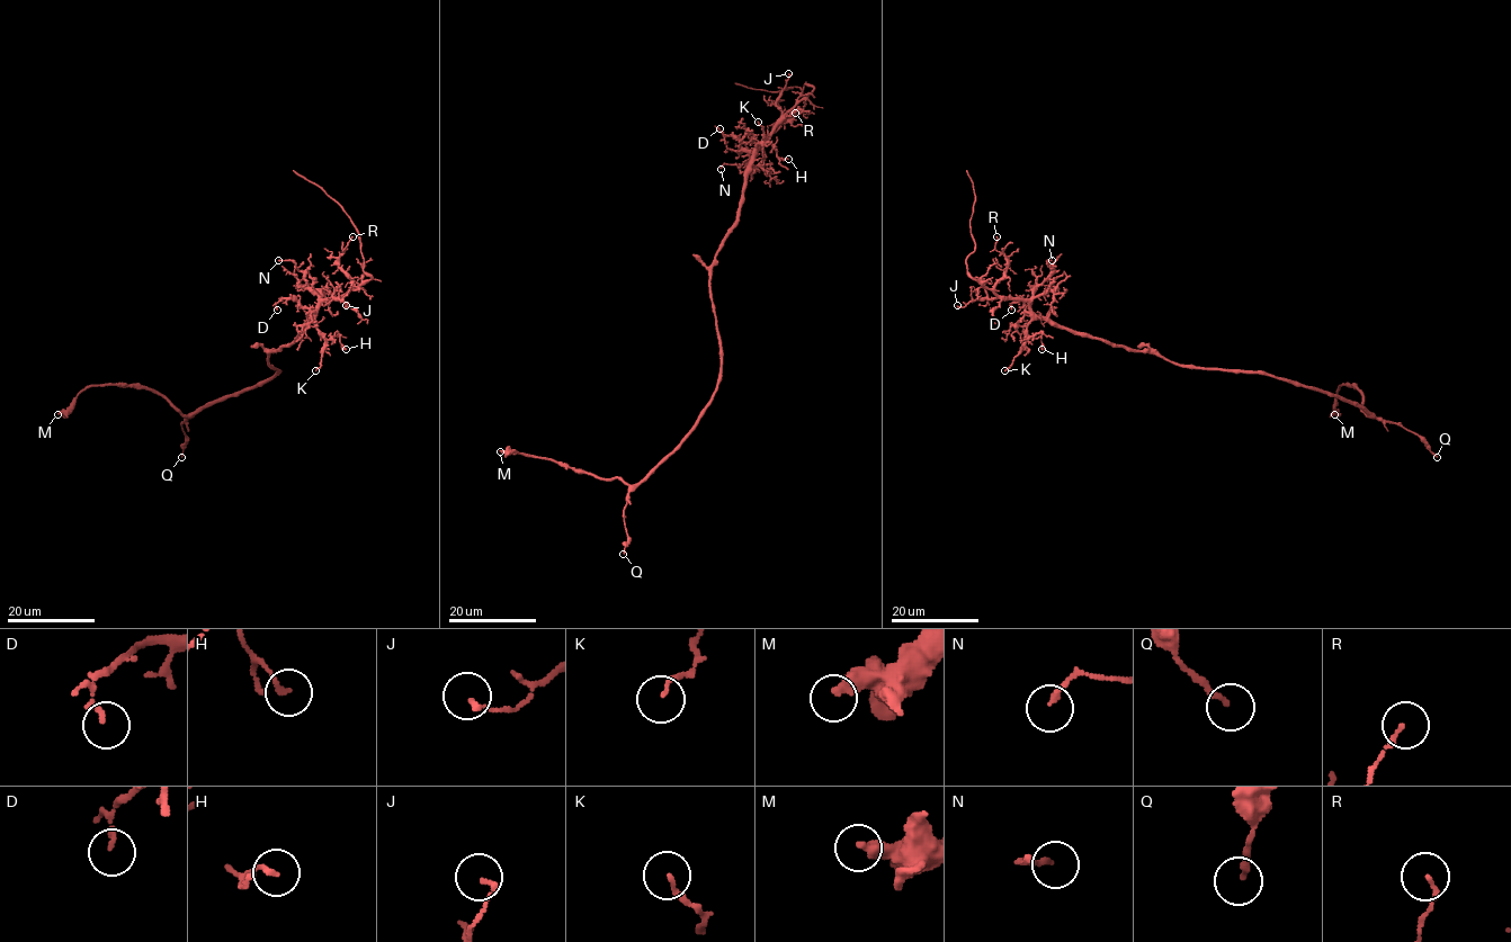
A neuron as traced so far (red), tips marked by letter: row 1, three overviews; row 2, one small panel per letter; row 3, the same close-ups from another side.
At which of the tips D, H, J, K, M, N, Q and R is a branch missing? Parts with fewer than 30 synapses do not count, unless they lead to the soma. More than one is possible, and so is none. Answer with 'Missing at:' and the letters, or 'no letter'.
Missing at: no letter

